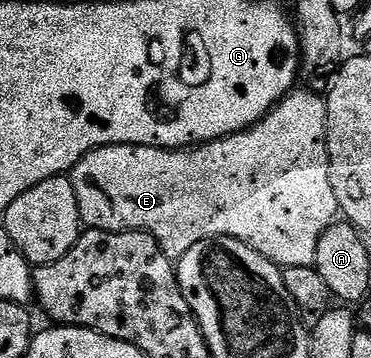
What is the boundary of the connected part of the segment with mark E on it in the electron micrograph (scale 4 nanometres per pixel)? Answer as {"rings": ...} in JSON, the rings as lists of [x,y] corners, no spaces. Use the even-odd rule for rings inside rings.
{"rings":[[[293,89],[285,96],[280,103],[275,105],[270,113],[265,116],[262,121],[255,123],[247,131],[242,131],[236,135],[230,135],[224,139],[214,139],[212,143],[204,143],[194,149],[180,149],[178,151],[166,151],[164,147],[146,147],[145,145],[109,145],[108,147],[98,147],[96,151],[89,152],[84,159],[72,167],[69,172],[69,178],[73,189],[77,193],[77,205],[79,206],[79,218],[82,226],[87,229],[97,231],[144,231],[149,233],[157,241],[157,245],[161,245],[161,249],[166,253],[171,260],[177,261],[185,253],[189,253],[189,249],[193,249],[193,245],[197,245],[197,241],[205,241],[206,239],[216,239],[217,237],[233,237],[237,241],[241,241],[245,245],[249,245],[249,249],[253,249],[257,253],[261,253],[261,257],[265,257],[271,263],[276,263],[278,267],[314,267],[315,258],[317,257],[317,241],[321,241],[321,237],[325,233],[325,229],[329,229],[340,218],[339,202],[337,201],[337,193],[333,193],[333,181],[329,173],[329,153],[327,152],[327,101],[320,92],[310,89]]]}

